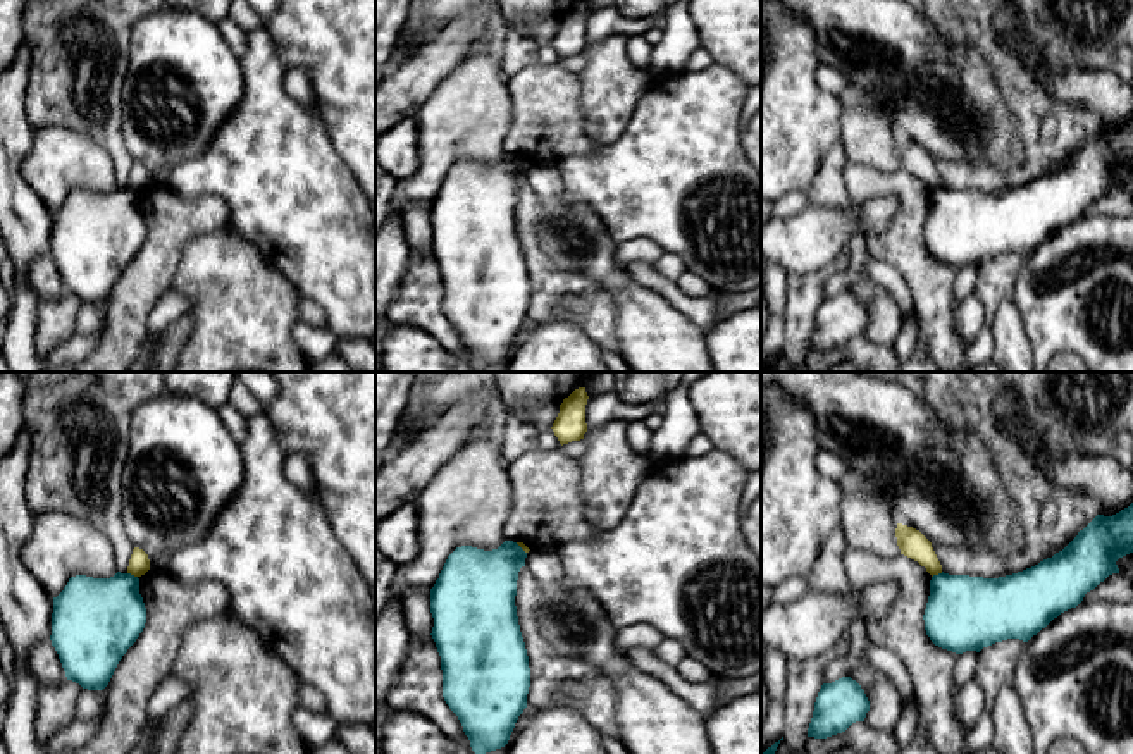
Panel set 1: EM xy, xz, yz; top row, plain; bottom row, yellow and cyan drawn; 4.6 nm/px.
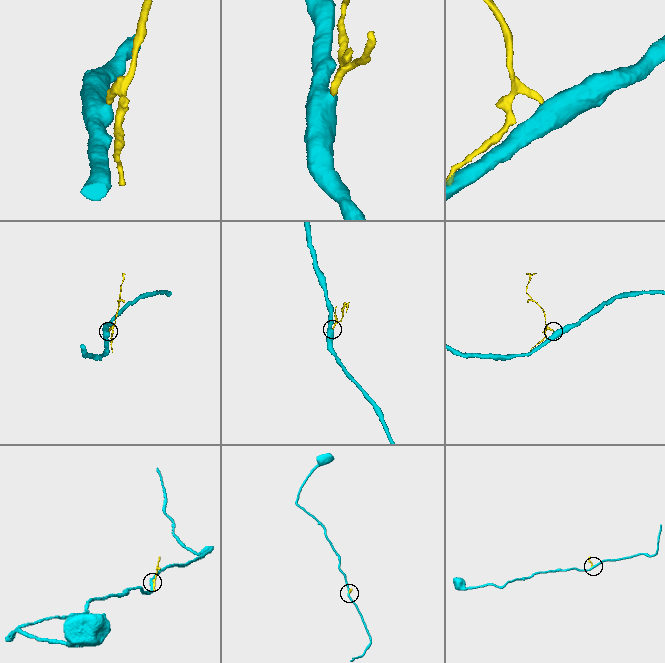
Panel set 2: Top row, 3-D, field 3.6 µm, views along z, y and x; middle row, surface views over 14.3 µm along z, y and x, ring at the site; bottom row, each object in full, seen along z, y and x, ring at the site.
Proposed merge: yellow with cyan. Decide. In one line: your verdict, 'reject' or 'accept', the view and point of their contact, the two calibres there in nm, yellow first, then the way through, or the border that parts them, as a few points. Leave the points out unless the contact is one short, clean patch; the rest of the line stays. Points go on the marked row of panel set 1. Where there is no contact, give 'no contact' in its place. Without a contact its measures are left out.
reject; contact yz (937, 574); calibres 130 and 360 nm; border yz (942, 572), (932, 577)

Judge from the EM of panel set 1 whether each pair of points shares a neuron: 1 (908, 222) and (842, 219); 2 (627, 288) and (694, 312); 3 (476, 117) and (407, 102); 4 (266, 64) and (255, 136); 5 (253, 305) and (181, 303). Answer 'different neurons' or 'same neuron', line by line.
1: different neurons
2: different neurons
3: different neurons
4: same neuron
5: different neurons

